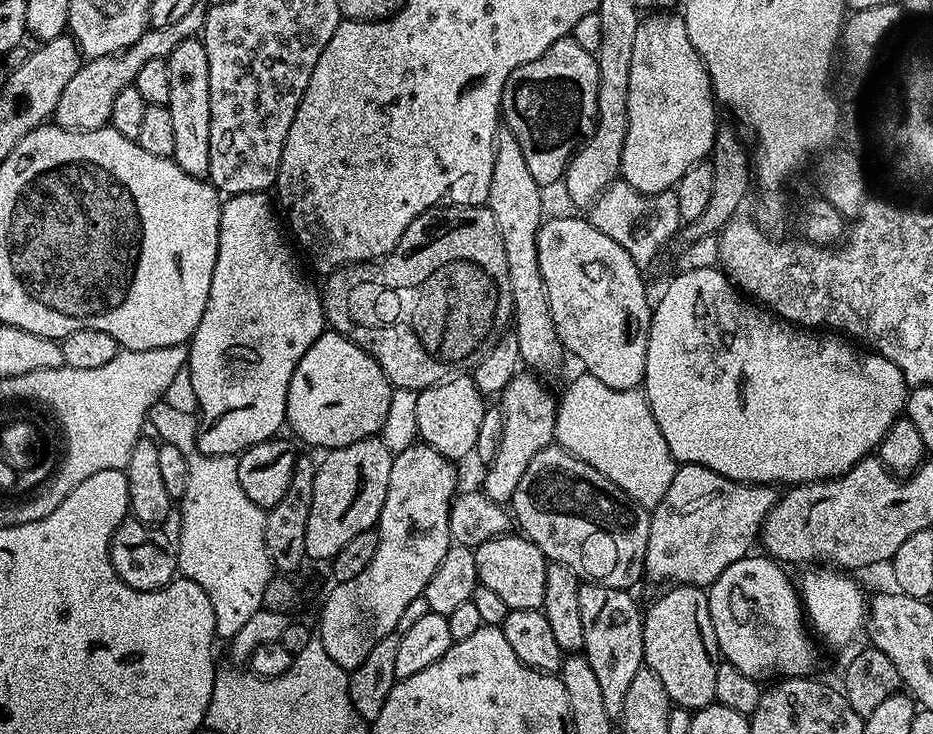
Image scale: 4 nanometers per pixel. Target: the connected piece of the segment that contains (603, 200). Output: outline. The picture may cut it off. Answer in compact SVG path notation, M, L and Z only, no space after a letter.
M622 178L600 195L589 211L588 219L602 234L606 234L606 238L614 238L614 242L634 258L641 270L655 262L656 255L667 246L668 239L675 237L682 227L675 191L656 192L652 196L642 194Z

